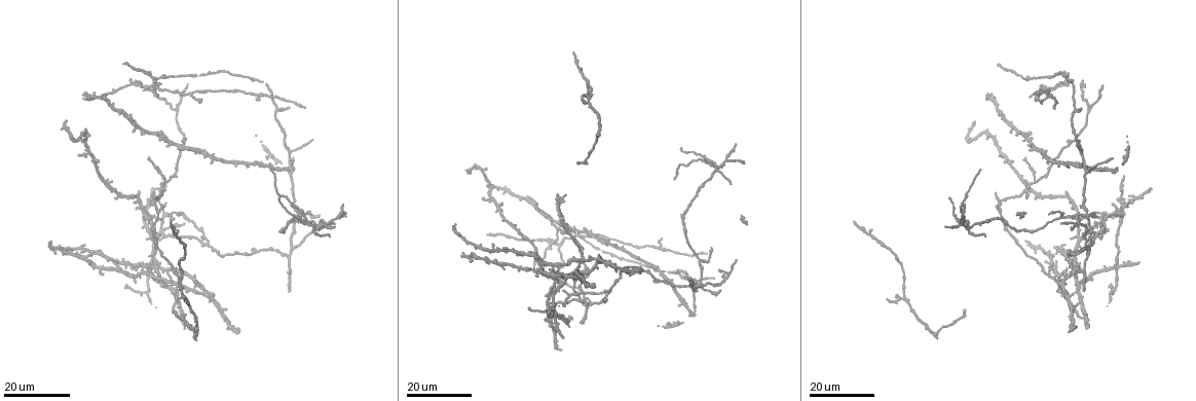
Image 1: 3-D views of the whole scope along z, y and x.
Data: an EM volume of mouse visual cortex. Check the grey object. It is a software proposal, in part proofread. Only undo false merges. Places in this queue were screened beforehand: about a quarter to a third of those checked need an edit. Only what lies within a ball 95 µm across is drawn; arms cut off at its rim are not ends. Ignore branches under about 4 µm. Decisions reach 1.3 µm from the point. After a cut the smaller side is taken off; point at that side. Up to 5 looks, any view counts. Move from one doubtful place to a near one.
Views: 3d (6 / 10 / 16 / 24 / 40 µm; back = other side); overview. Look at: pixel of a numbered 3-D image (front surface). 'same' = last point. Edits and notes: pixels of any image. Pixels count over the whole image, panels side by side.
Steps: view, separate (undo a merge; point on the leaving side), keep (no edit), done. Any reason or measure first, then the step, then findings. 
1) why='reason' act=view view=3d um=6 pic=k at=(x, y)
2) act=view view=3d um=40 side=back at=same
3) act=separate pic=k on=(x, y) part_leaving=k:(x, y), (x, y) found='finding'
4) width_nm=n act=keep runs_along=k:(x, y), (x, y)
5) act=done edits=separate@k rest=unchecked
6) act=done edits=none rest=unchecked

why='small branch off a trunk' act=view view=3d um=24 pic=1 at=(1034, 181)

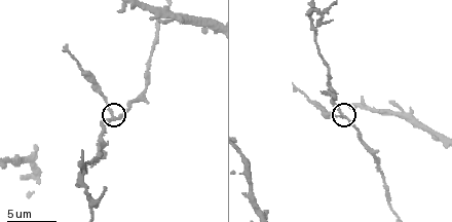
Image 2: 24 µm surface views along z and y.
why='closer look' act=view view=3d um=10 pic=2 at=(114, 118)

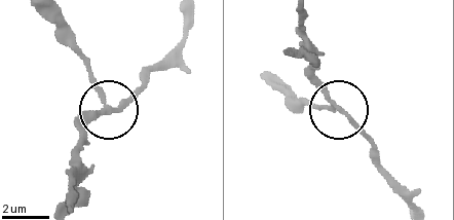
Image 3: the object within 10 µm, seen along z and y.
width_nm=180 act=keep runs_along=3:(68, 204), (71, 156), (105, 109), (69, 46) found='all the same neuron'

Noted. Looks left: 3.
why='three arms meet' act=view view=3d um=24 pic=1 at=(158, 231)

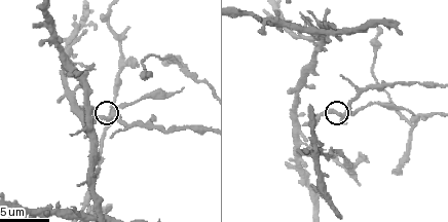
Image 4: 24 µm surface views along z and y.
act=view view=3d um=6 pic=4 at=(341, 115)

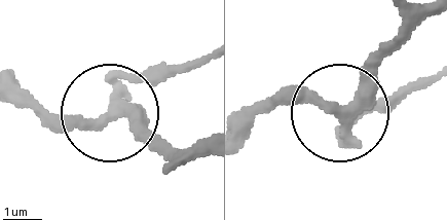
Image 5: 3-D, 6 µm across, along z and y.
width_nm=270 act=keep runs_along=5:(201, 156), (172, 153), (113, 114), (53, 117), (28, 108) found='one neuron here'

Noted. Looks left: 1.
act=done edits=none rest=unchecked

